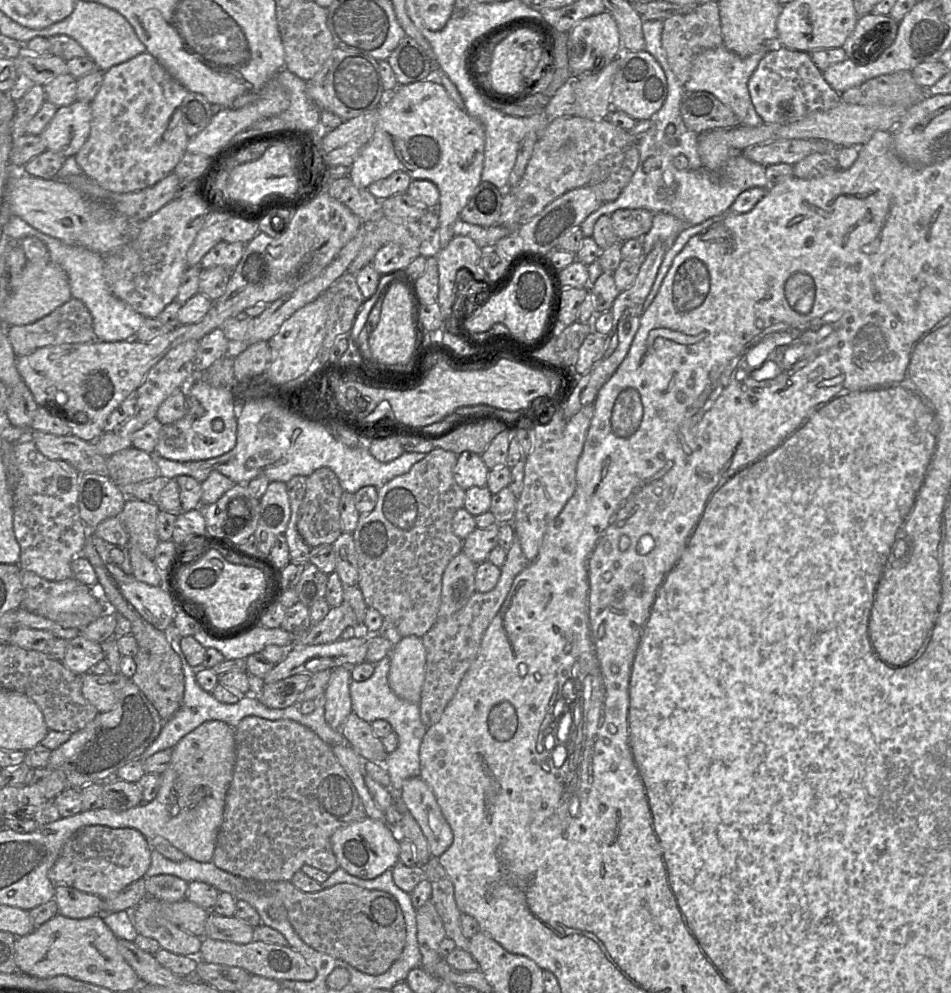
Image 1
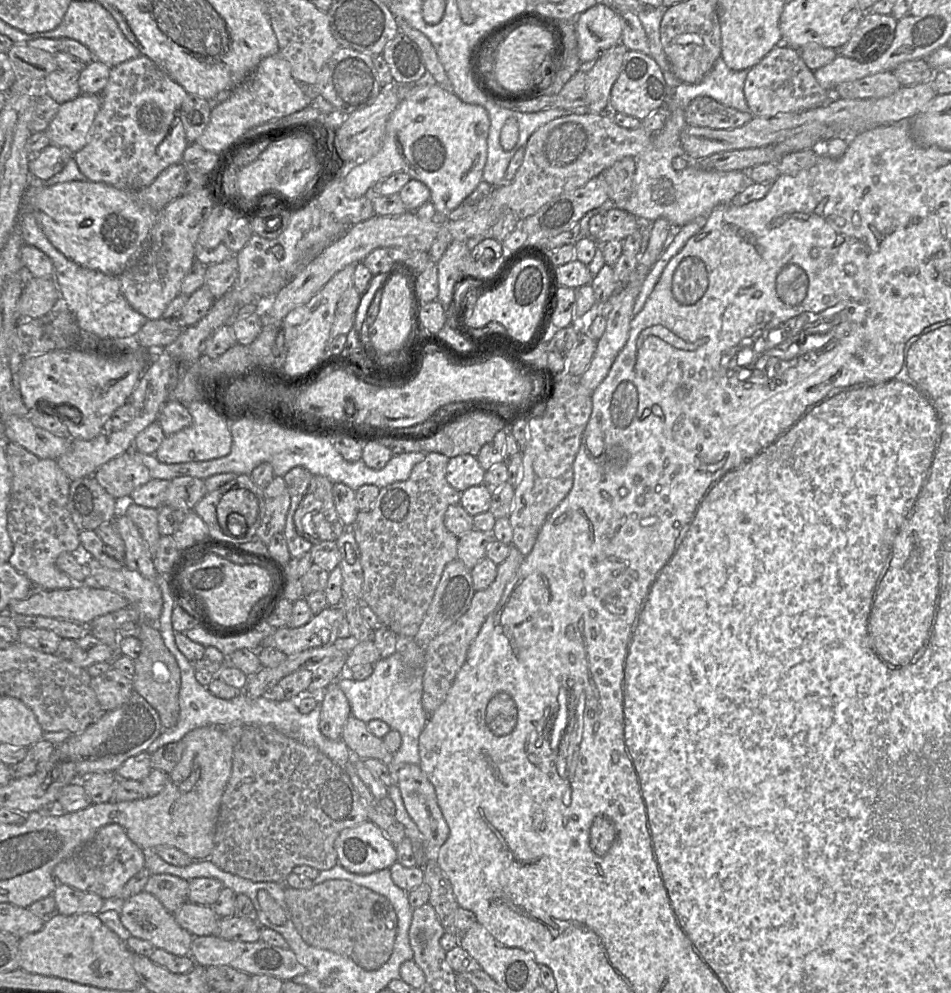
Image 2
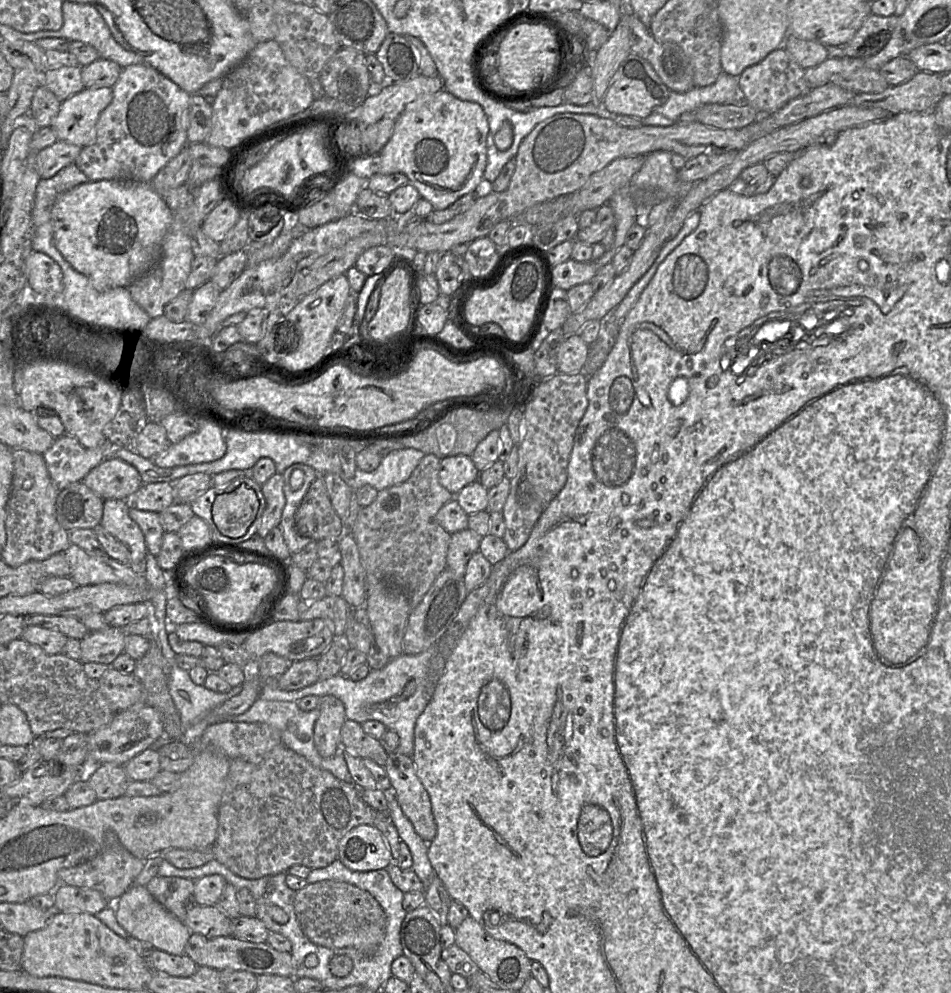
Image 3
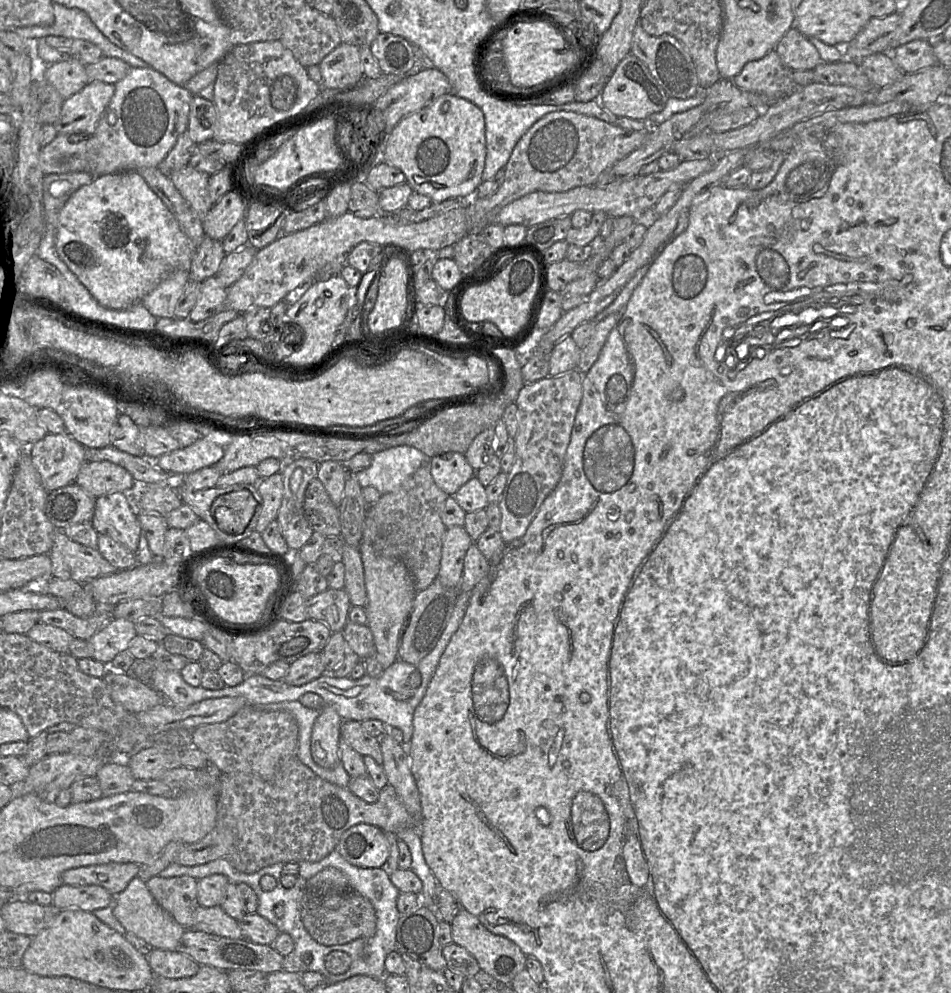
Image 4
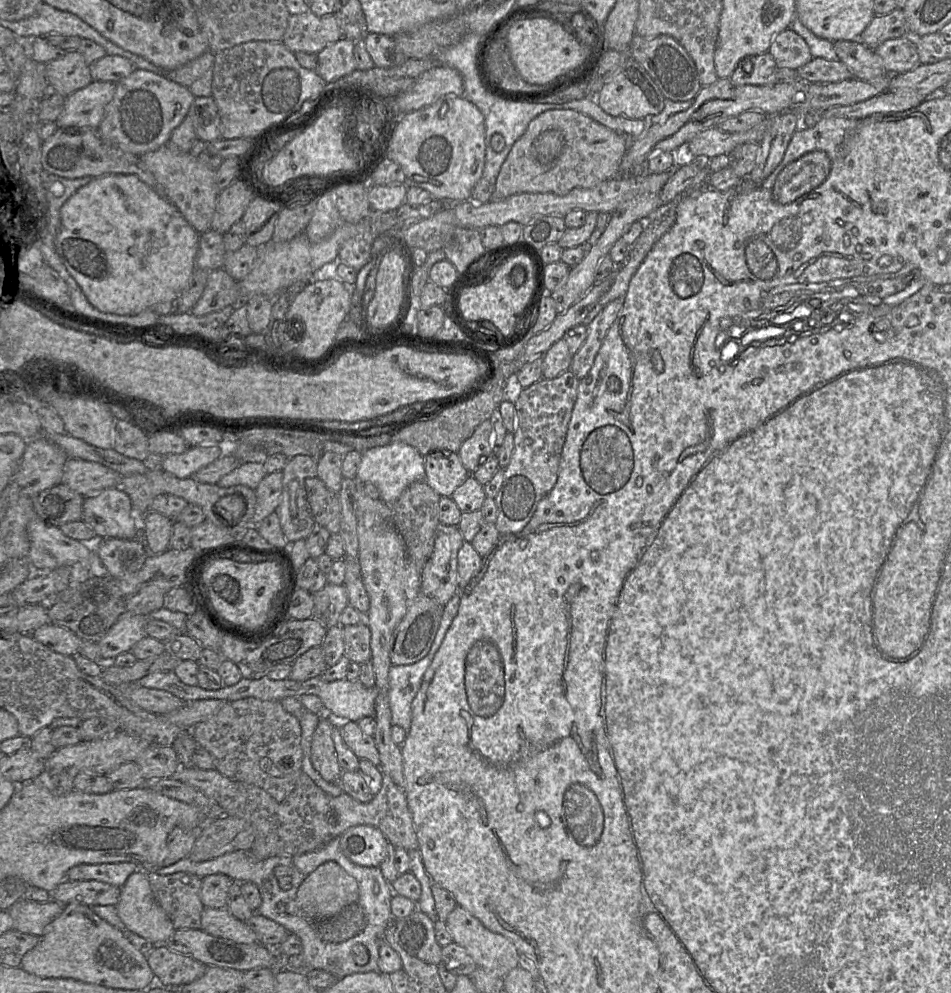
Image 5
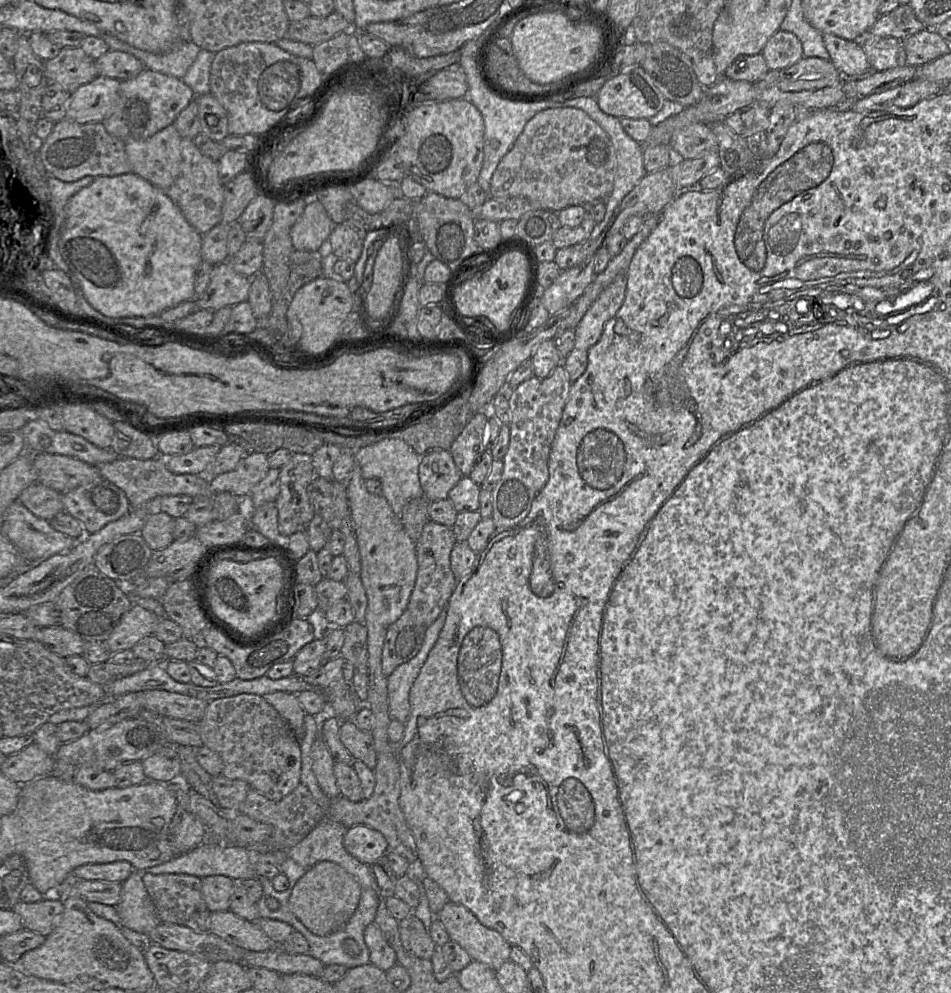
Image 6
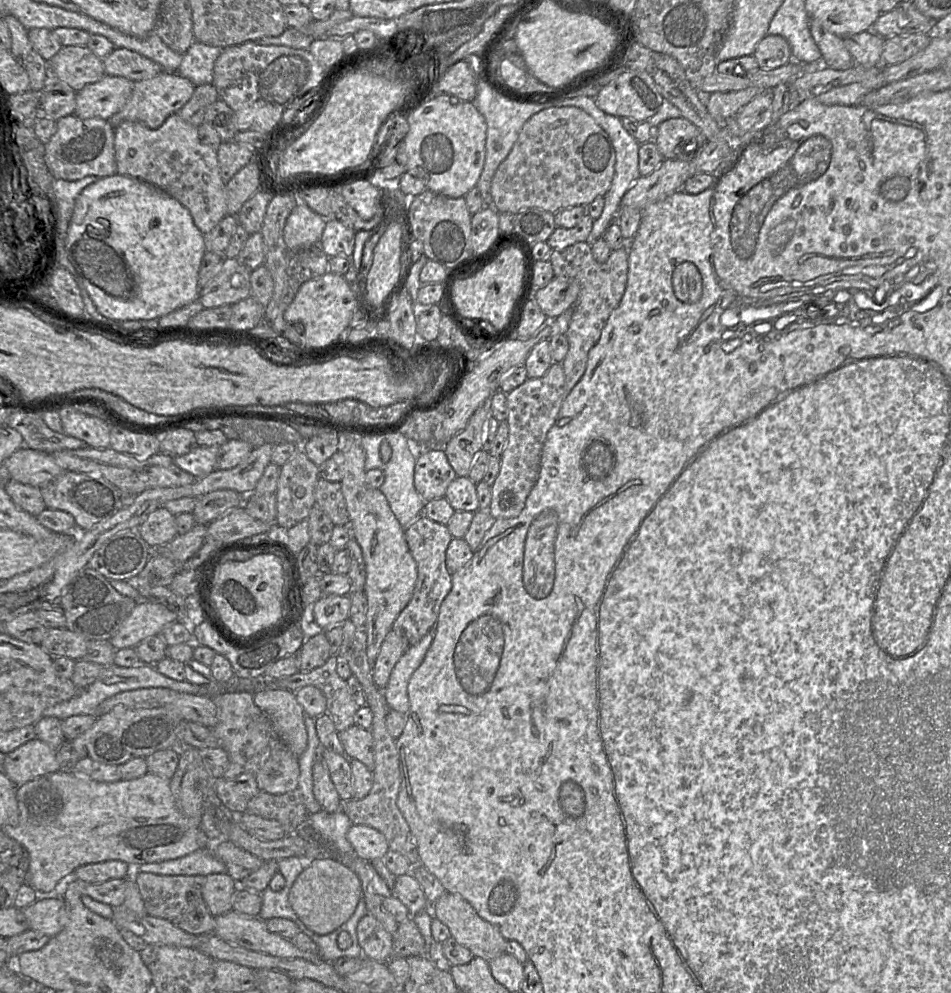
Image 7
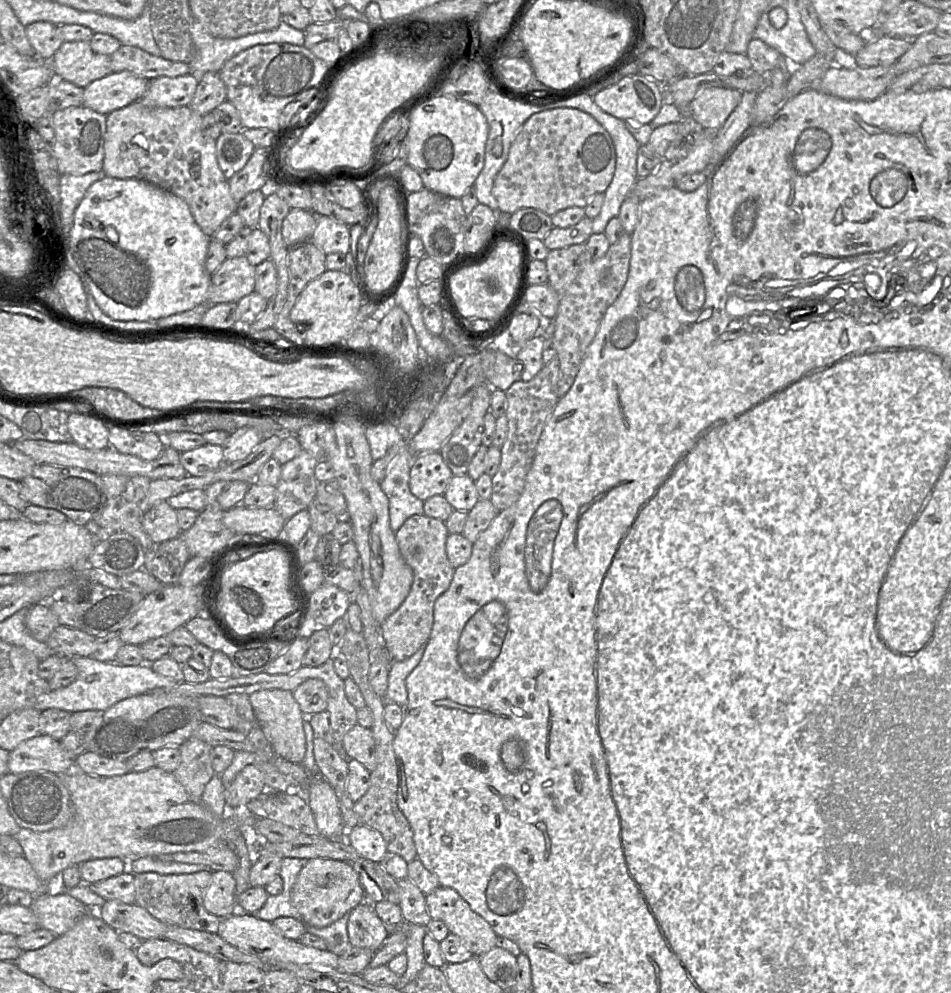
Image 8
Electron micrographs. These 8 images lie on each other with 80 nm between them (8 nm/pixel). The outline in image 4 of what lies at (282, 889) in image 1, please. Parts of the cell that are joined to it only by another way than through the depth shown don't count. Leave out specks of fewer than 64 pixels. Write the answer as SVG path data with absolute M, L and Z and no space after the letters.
M356 891L345 893L306 892L301 899L301 920L310 936L326 946L346 944L358 938L370 938L376 932L376 912L372 903Z

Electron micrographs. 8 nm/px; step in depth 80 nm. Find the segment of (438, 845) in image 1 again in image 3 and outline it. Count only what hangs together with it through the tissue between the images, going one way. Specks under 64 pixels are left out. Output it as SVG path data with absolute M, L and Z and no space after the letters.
M391 752L384 768L403 813L416 833L429 843L436 836L437 826L429 794L416 774L411 756Z

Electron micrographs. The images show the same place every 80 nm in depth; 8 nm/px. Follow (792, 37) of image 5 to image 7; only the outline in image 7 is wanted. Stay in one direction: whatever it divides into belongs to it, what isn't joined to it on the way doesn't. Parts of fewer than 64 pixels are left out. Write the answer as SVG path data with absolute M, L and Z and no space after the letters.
M767 34L757 44L753 56L762 69L775 69L793 60L787 40L780 35Z

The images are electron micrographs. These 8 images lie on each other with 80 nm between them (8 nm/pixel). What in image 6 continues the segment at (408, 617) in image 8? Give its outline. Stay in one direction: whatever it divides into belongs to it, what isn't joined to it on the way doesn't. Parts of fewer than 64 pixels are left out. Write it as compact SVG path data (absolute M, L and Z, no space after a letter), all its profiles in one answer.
M432 520L423 527L416 542L416 557L418 570L416 582L411 593L407 610L412 614L417 624L429 627L440 615L448 603L457 579L451 570L450 555L457 540L452 528Z

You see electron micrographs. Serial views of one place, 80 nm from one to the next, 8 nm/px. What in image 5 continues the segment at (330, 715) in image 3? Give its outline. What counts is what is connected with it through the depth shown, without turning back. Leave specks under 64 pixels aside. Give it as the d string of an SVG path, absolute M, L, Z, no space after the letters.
M320 715L311 743L311 762L315 770L327 782L339 783L342 769L338 763L332 730L337 721L327 715Z

